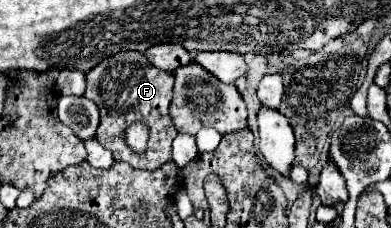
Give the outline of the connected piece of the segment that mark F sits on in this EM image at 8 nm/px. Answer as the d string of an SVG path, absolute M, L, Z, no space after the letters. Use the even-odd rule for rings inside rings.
M120 52L112 58L102 60L96 68L92 68L86 74L86 94L84 94L90 100L94 100L100 108L100 128L96 140L104 148L112 150L116 160L128 162L132 168L156 170L166 162L170 162L172 140L178 136L178 130L172 124L172 118L168 114L172 102L172 88L174 88L174 76L170 72L158 70L152 64L148 64L142 52ZM134 122L146 124L150 130L148 146L142 154L134 152L126 144L124 132Z

